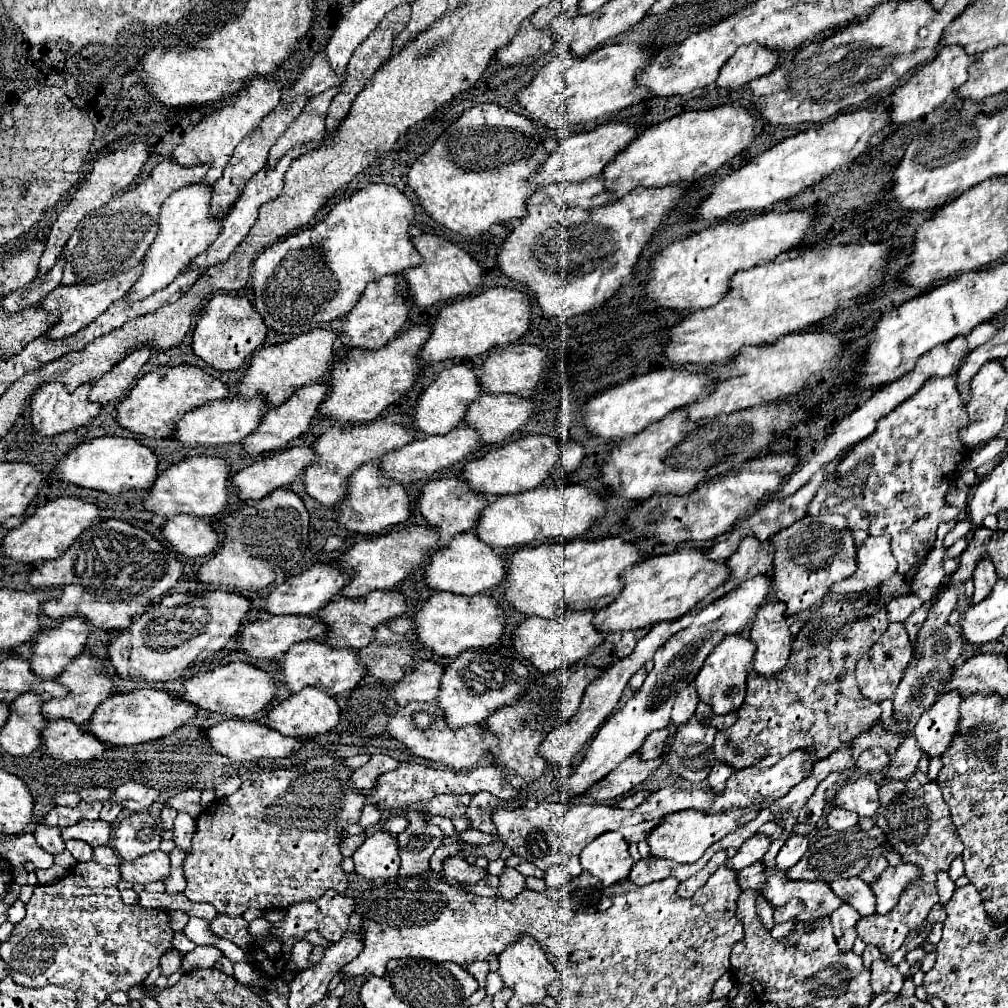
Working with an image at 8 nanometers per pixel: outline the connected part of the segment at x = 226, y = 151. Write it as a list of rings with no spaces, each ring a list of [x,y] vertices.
[[[254,77],[246,83],[246,87],[236,95],[236,99],[232,103],[224,103],[218,109],[214,109],[208,117],[204,117],[196,127],[192,127],[180,141],[180,145],[174,149],[174,153],[170,155],[172,161],[176,161],[178,165],[184,167],[196,167],[196,165],[208,165],[208,173],[202,179],[204,185],[214,185],[222,173],[224,167],[228,163],[228,159],[232,157],[236,145],[252,135],[258,127],[260,121],[272,113],[272,109],[276,109],[276,105],[280,103],[280,87],[274,81],[266,81],[262,77]]]

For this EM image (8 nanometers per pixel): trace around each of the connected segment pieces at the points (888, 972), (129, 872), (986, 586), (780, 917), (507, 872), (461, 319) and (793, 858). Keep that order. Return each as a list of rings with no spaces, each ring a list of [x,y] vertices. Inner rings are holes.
[[[874,961],[872,967],[870,967],[870,973],[872,973],[870,985],[872,985],[876,995],[880,995],[880,993],[900,993],[904,977],[898,973],[898,969],[892,963]]]
[[[152,851],[148,855],[138,857],[136,861],[122,863],[120,875],[124,881],[148,885],[158,879],[166,879],[170,875],[170,857],[162,851]]]
[[[982,559],[978,565],[976,565],[976,571],[974,571],[974,585],[976,585],[976,591],[974,591],[974,597],[972,601],[974,603],[980,603],[984,601],[984,597],[988,597],[988,593],[992,591],[992,585],[996,583],[996,571],[994,571],[994,563],[990,559]]]
[[[792,899],[792,901],[788,901],[786,905],[780,905],[780,907],[774,909],[774,923],[778,925],[778,923],[792,921],[792,919],[796,919],[796,915],[802,913],[802,911],[804,911],[804,903]]]
[[[506,867],[502,871],[502,875],[500,875],[500,893],[498,893],[498,897],[502,897],[502,899],[514,899],[524,887],[526,887],[524,877],[516,869]]]
[[[492,287],[476,297],[466,297],[450,303],[438,315],[432,335],[418,353],[426,363],[438,363],[446,359],[468,359],[486,353],[492,347],[502,347],[524,337],[532,323],[532,307],[528,293],[508,287]]]
[[[794,835],[794,837],[790,837],[782,845],[780,853],[776,855],[776,869],[786,869],[788,871],[792,865],[796,865],[802,859],[802,855],[806,853],[806,849],[808,849],[808,837],[806,835]]]

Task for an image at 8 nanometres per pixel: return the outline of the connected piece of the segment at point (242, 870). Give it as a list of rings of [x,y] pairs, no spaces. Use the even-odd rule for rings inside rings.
[[[310,737],[304,745],[304,749],[300,749],[300,753],[294,753],[292,757],[292,771],[290,769],[276,769],[276,771],[248,771],[240,776],[242,787],[238,789],[238,793],[222,799],[222,801],[216,801],[212,803],[202,815],[200,815],[200,827],[196,827],[196,833],[194,833],[194,839],[192,839],[192,851],[186,855],[184,859],[184,877],[186,877],[186,891],[184,895],[190,899],[190,901],[206,901],[210,905],[216,907],[218,913],[222,915],[228,915],[228,917],[240,917],[244,911],[248,911],[250,907],[256,907],[256,909],[286,909],[298,901],[304,901],[304,899],[316,899],[316,897],[322,897],[322,893],[326,893],[328,889],[334,889],[338,893],[344,893],[346,887],[348,887],[348,875],[342,871],[340,867],[340,861],[342,861],[342,855],[340,855],[340,849],[338,849],[338,835],[352,823],[358,821],[360,817],[360,809],[364,807],[366,803],[366,797],[362,793],[358,793],[352,785],[350,785],[350,773],[352,769],[344,767],[342,765],[342,759],[340,757],[334,757],[334,755],[326,755],[322,753],[320,755],[320,737]]]

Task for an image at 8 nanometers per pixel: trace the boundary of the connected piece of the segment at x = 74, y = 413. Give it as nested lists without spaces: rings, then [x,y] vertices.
[[[48,383],[40,389],[36,389],[32,403],[30,403],[30,409],[32,409],[30,419],[32,419],[34,429],[42,437],[54,437],[58,433],[66,433],[66,431],[72,431],[72,429],[78,429],[78,427],[90,423],[98,415],[100,405],[90,403],[88,393],[90,393],[90,385],[80,385],[74,393],[68,393],[64,389],[64,385],[60,385],[60,383]]]

